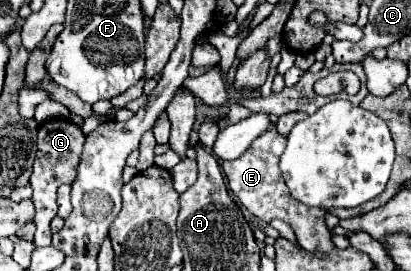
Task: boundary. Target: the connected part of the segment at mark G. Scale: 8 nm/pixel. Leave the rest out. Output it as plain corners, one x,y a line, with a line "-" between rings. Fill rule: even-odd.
53,119
47,121
39,127
39,141
37,141
37,159
33,165
33,175
31,175
31,187
33,187
33,203
35,203
35,245
37,247
47,247
51,245
51,219
57,215
57,187
61,183
71,183
77,173
77,163
79,155
83,151
85,135
79,131
71,121
63,119

